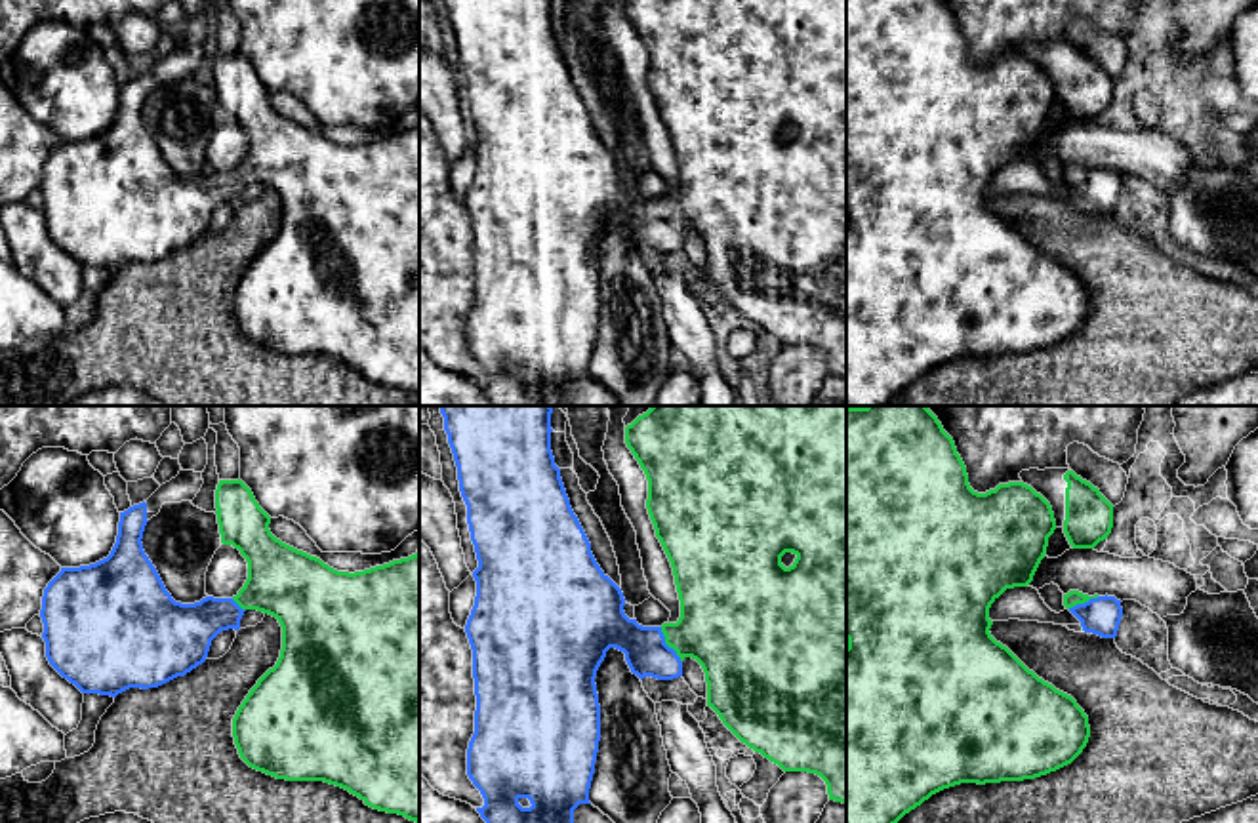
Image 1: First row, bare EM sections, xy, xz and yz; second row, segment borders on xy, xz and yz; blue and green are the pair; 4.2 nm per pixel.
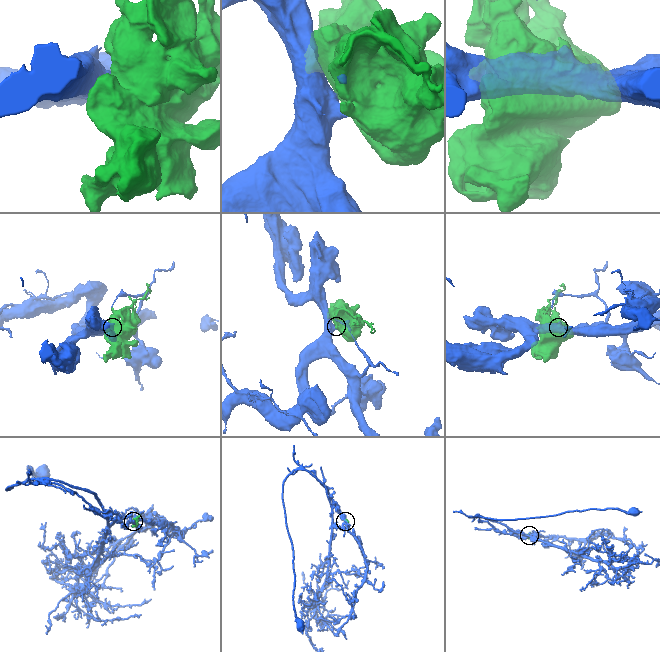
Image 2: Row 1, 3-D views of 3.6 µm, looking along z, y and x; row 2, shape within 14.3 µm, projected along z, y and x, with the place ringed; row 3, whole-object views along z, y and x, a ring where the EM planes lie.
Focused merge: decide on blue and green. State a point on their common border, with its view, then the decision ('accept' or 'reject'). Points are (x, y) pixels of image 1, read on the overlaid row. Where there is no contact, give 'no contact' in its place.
contact xz (666, 644); accept

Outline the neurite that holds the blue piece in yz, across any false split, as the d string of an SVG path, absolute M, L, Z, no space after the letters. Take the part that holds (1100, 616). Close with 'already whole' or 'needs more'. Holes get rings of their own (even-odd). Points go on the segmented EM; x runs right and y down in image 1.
M1079 591L1064 594L1064 606L1081 621L1085 632L1115 638L1123 617L1121 600L1115 596L1088 596Z | needs more

